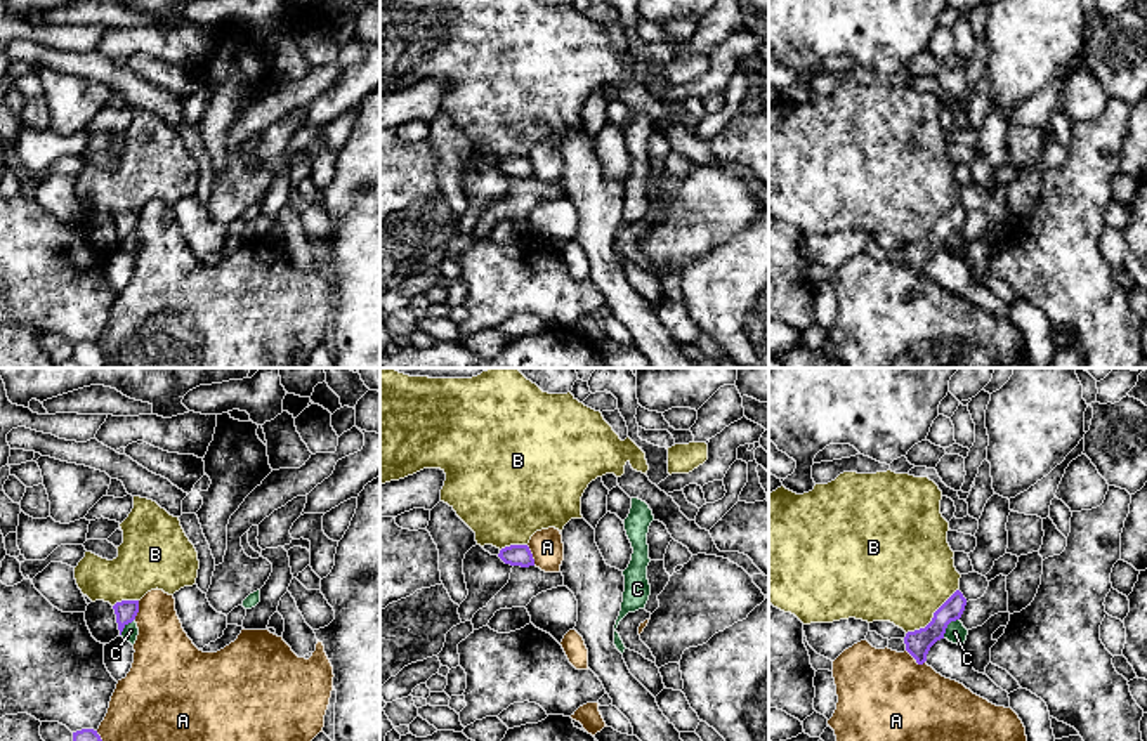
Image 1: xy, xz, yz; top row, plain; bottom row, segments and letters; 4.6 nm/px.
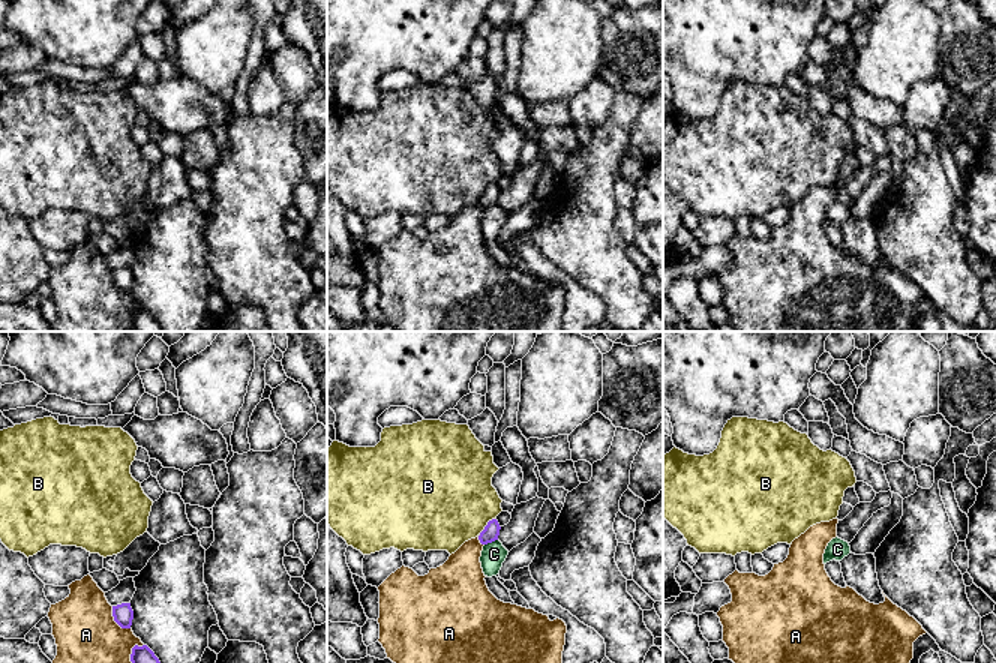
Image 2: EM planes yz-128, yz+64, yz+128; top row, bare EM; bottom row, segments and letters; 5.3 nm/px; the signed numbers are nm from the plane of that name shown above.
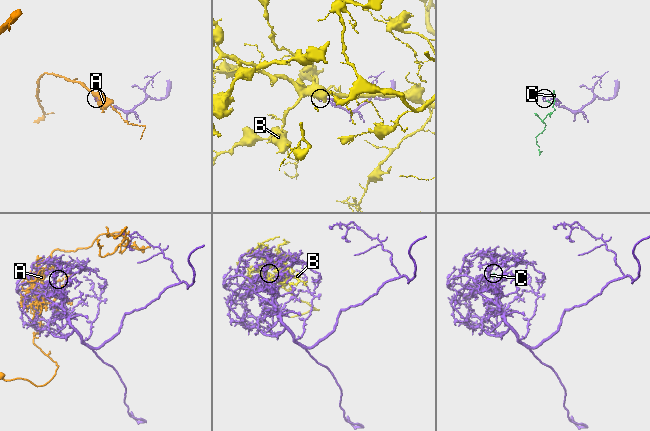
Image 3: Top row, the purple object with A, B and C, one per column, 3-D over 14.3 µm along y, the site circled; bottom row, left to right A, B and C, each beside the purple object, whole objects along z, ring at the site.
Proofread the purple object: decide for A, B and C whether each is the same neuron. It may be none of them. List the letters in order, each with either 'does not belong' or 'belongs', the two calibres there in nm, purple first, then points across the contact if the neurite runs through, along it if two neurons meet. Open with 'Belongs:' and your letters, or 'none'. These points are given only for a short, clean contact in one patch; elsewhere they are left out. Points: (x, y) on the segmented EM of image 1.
Belongs: none
A: does not belong | 120/420 nm
B: does not belong | 120/460 nm | along yz (958, 589), (924, 627), (906, 634)
C: does not belong | 120/90 nm | along yz (958, 618), (948, 625), (943, 637)

